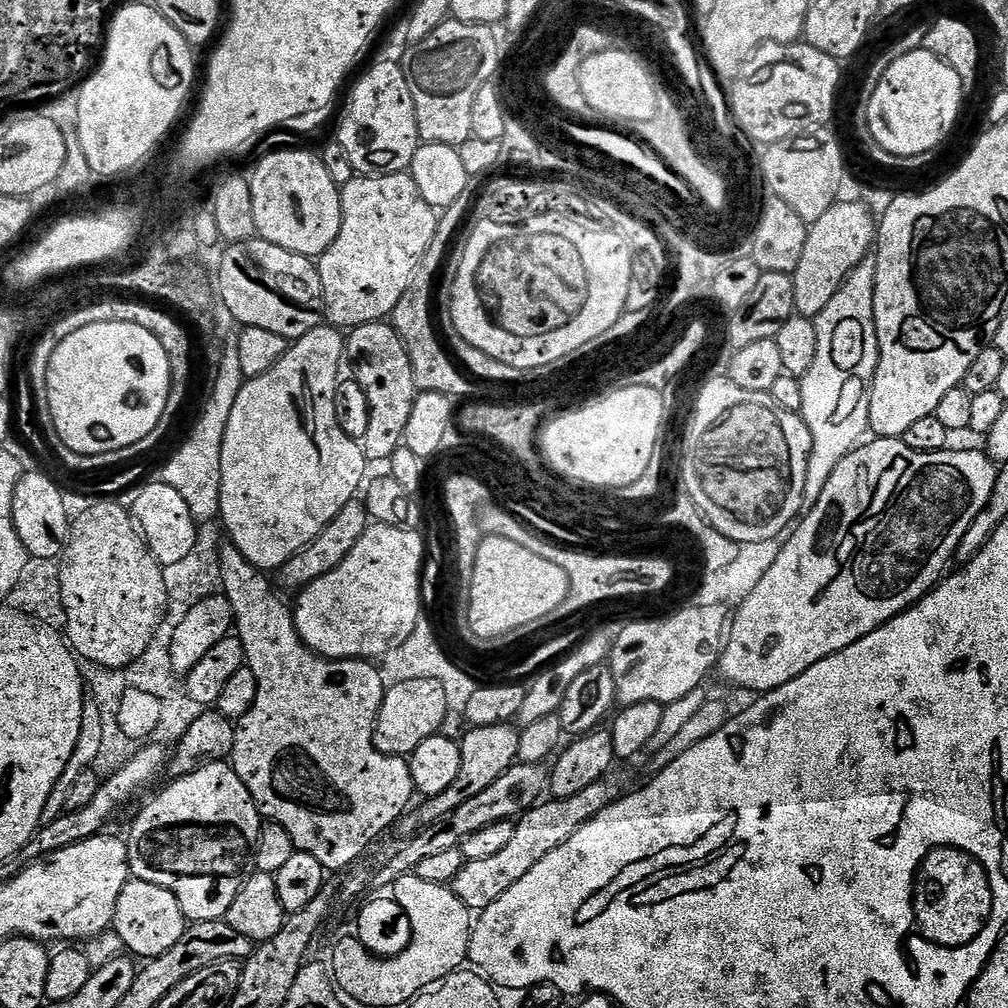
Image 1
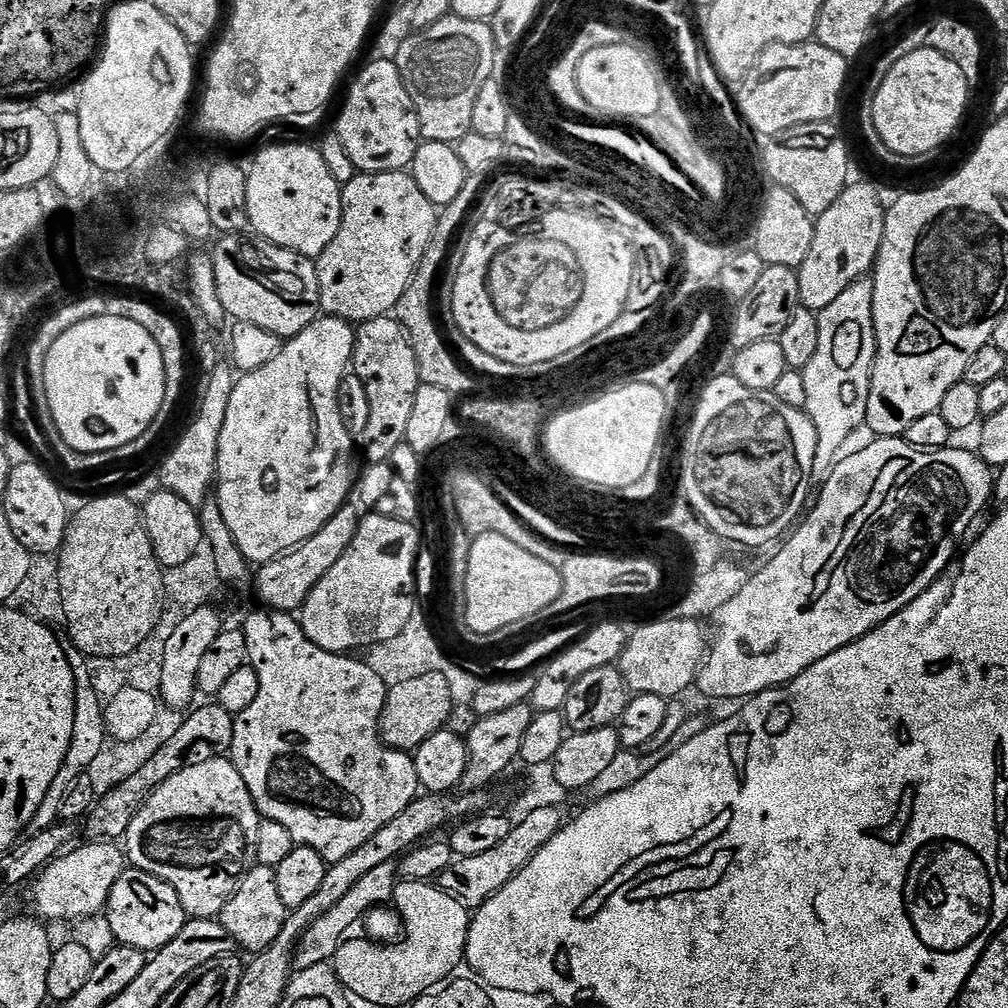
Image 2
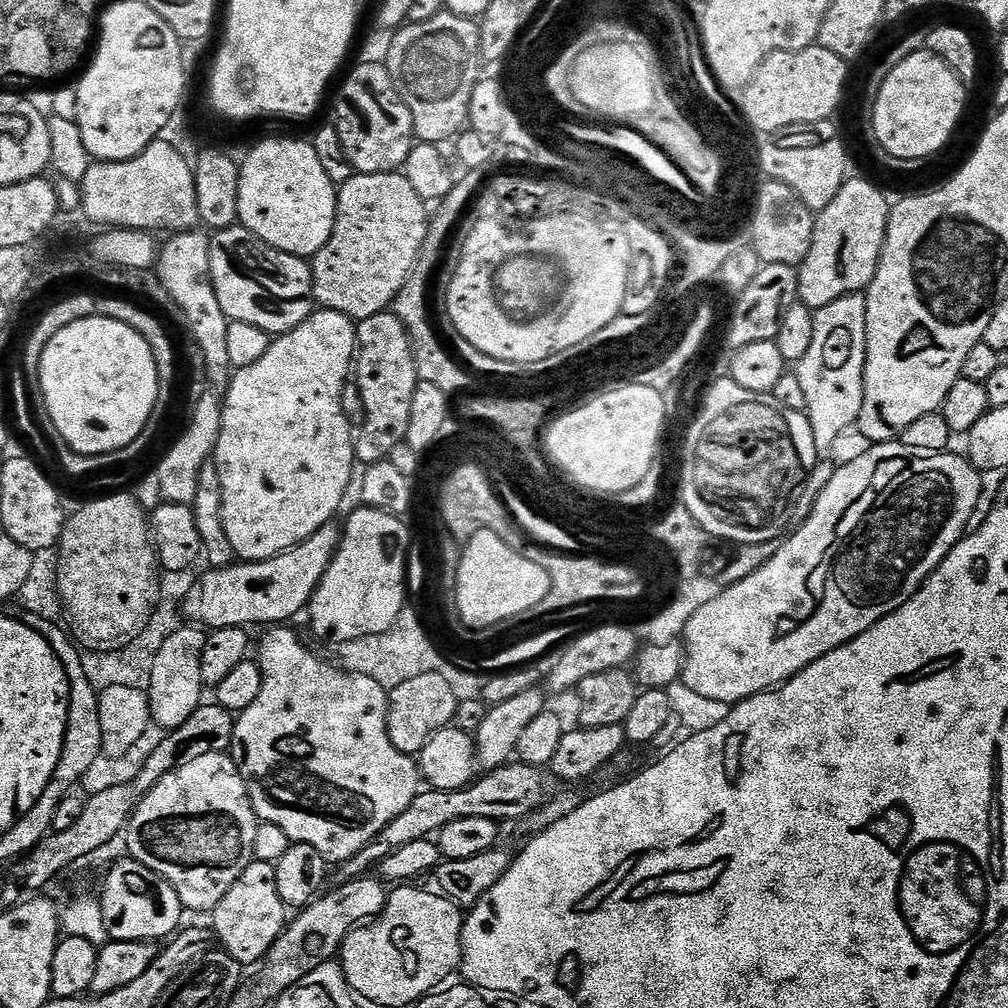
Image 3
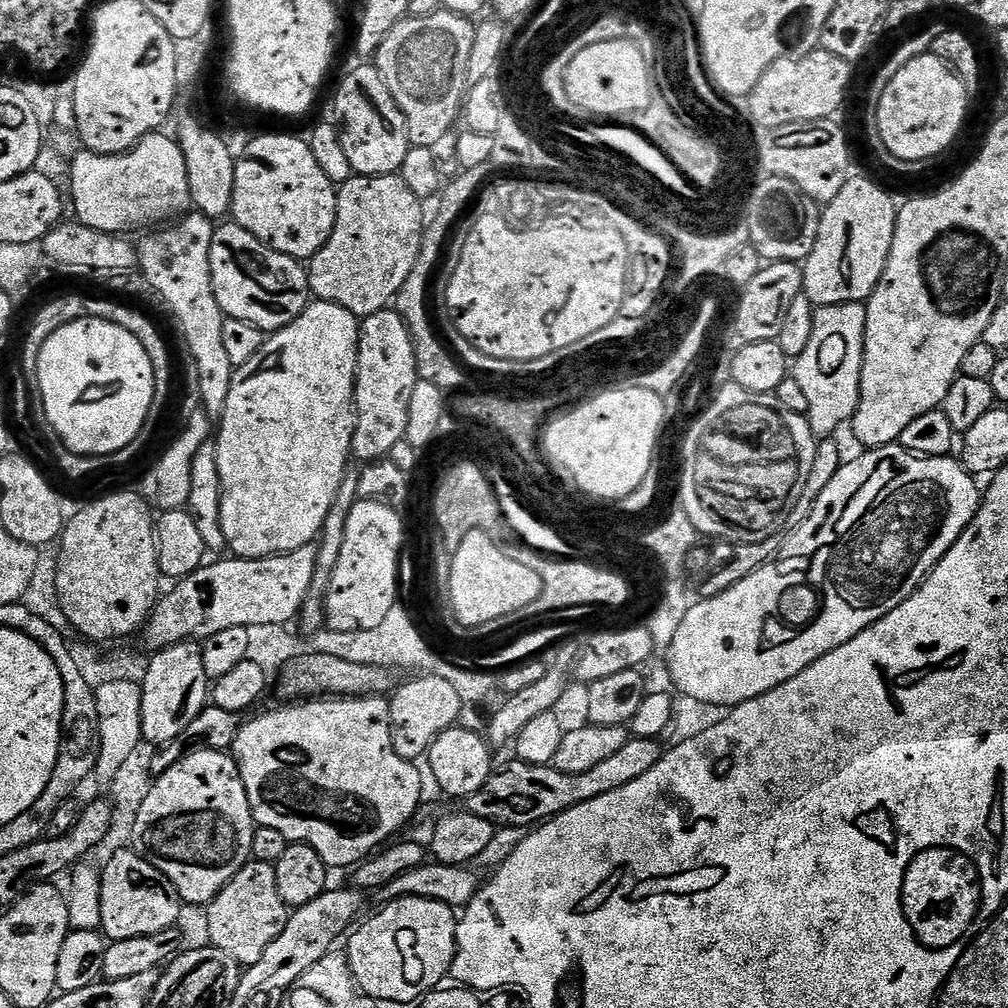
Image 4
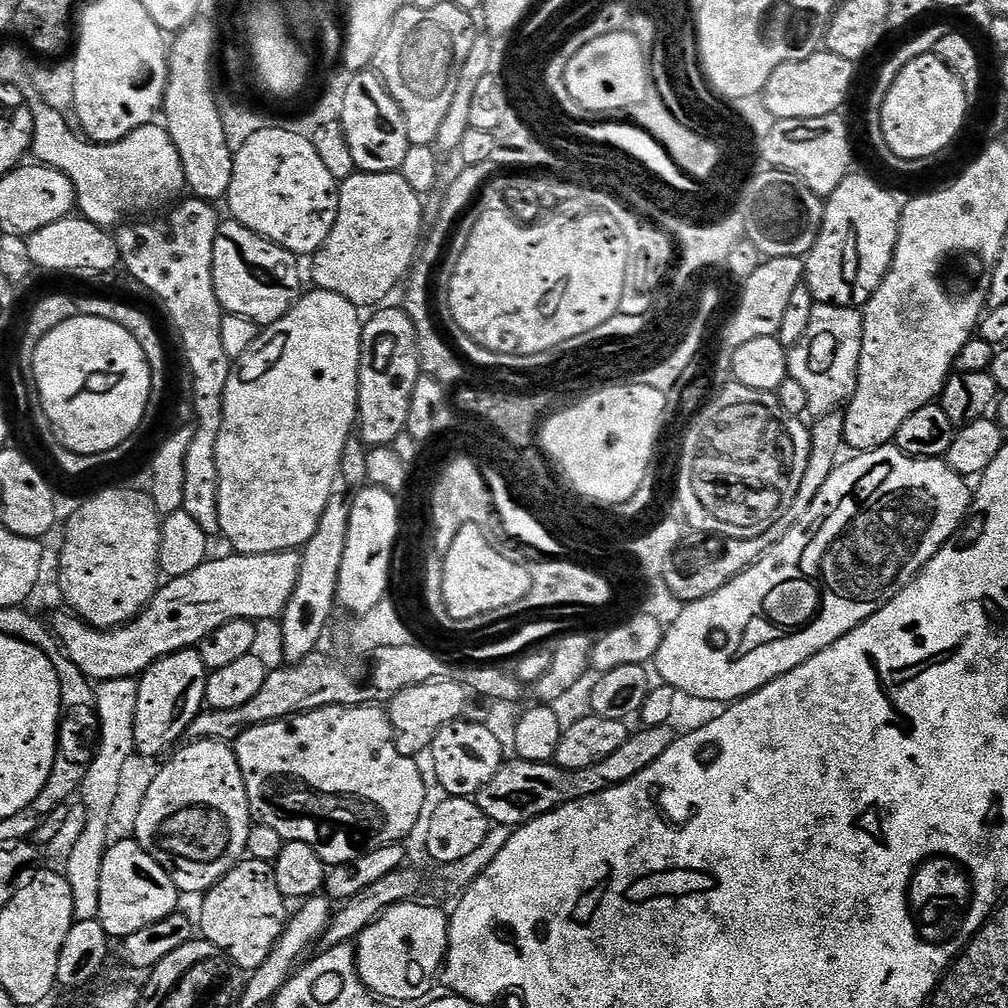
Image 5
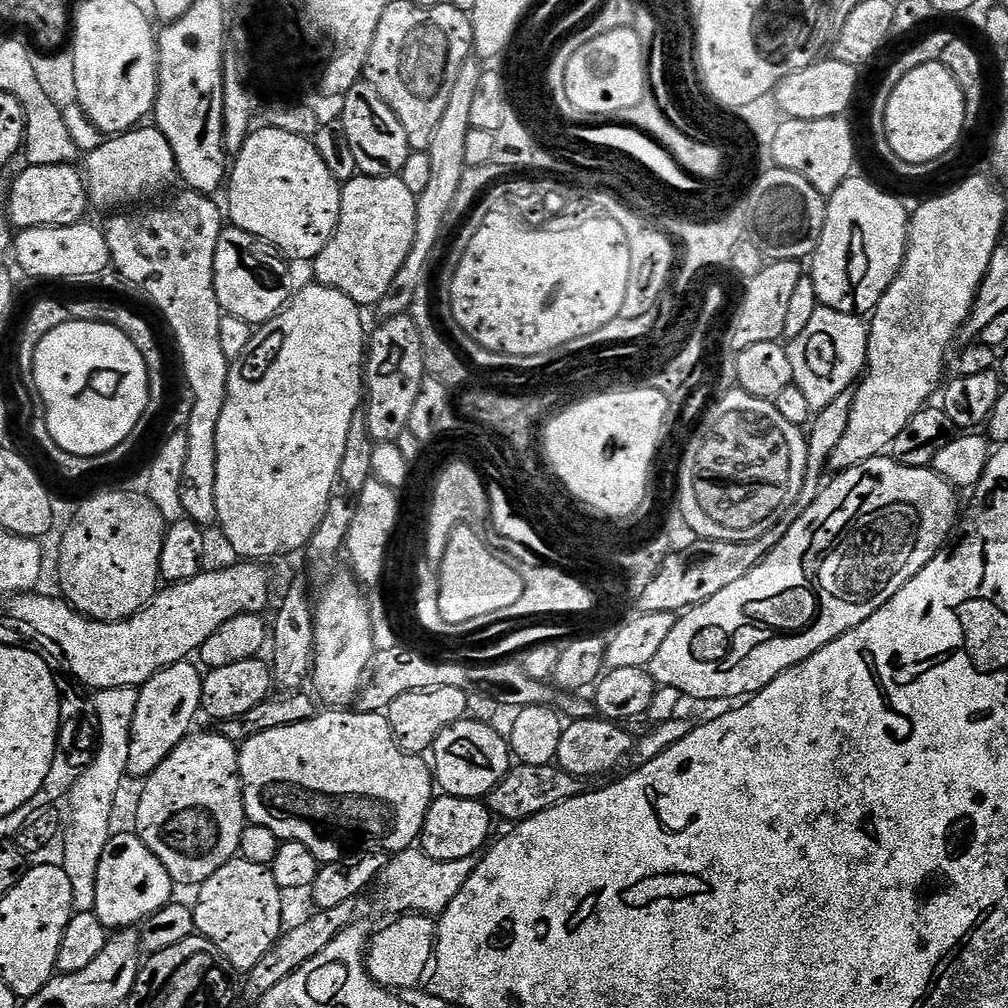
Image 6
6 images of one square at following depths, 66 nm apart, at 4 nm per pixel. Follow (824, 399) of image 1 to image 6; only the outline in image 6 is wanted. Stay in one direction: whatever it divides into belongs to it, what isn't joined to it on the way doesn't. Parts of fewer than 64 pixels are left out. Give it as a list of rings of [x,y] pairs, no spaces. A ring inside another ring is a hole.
[[[821,306],[816,309],[814,318],[810,318],[802,334],[791,337],[787,349],[792,383],[800,387],[802,394],[806,394],[806,402],[810,402],[814,410],[825,408],[834,398],[838,398],[838,394],[849,391],[865,371],[870,328],[860,320],[863,319],[859,315],[842,314]]]

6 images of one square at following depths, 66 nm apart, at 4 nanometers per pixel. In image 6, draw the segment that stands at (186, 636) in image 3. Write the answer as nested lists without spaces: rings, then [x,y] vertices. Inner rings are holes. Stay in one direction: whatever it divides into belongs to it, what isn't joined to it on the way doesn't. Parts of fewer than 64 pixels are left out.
[[[183,660],[174,666],[155,672],[139,689],[138,706],[134,710],[134,722],[130,734],[128,776],[147,778],[193,731],[196,712],[201,711],[202,672],[195,663]]]

